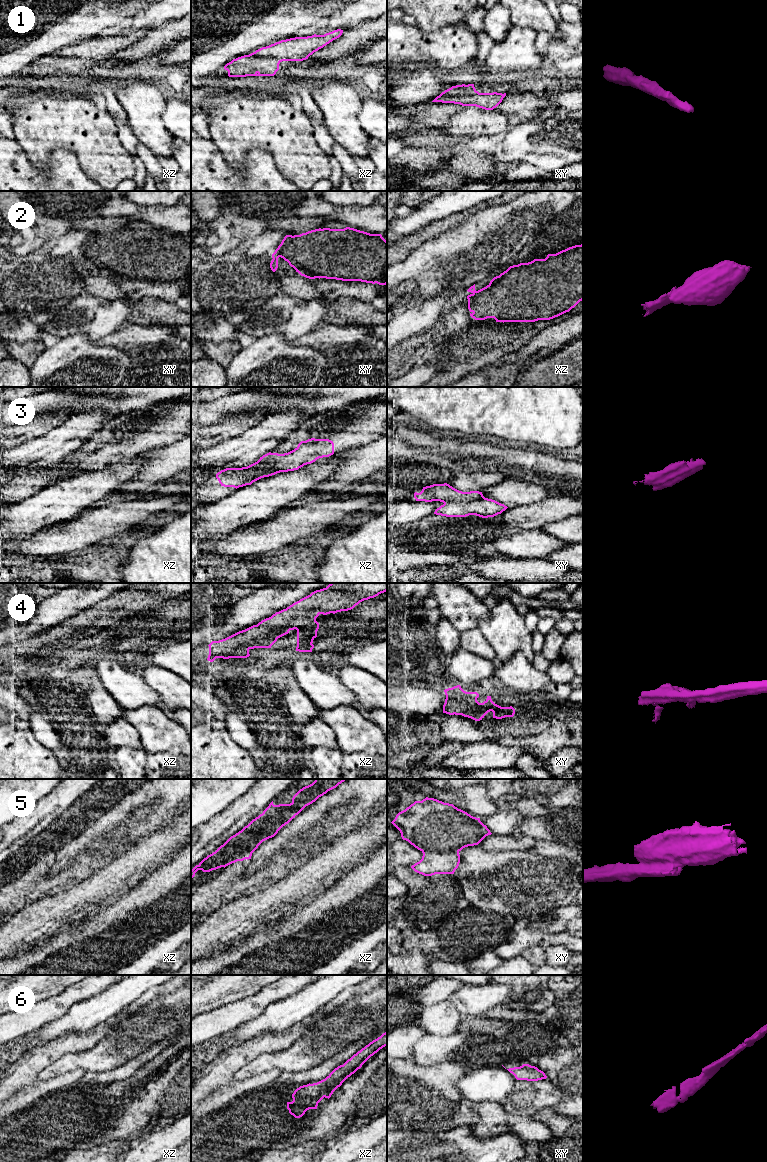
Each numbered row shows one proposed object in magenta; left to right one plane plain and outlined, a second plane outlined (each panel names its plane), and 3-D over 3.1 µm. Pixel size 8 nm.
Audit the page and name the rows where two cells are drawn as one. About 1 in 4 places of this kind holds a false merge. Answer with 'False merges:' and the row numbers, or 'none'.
False merges: 2, 3, 5

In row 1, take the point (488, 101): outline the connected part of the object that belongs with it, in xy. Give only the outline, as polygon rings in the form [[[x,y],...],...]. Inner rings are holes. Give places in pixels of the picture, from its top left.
[[[474,84],[452,86],[442,92],[432,102],[454,103],[462,106],[476,106],[485,110],[496,108],[506,93],[479,93]]]

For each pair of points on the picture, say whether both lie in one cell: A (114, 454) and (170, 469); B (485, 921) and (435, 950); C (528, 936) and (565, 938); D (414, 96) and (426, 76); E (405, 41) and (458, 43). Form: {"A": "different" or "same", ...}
{"A": "different", "B": "same", "C": "different", "D": "same", "E": "same"}

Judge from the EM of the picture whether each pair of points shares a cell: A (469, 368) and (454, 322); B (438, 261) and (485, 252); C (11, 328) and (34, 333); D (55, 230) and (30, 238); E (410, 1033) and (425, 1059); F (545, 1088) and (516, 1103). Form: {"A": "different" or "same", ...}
{"A": "same", "B": "same", "C": "same", "D": "same", "E": "different", "F": "same"}

